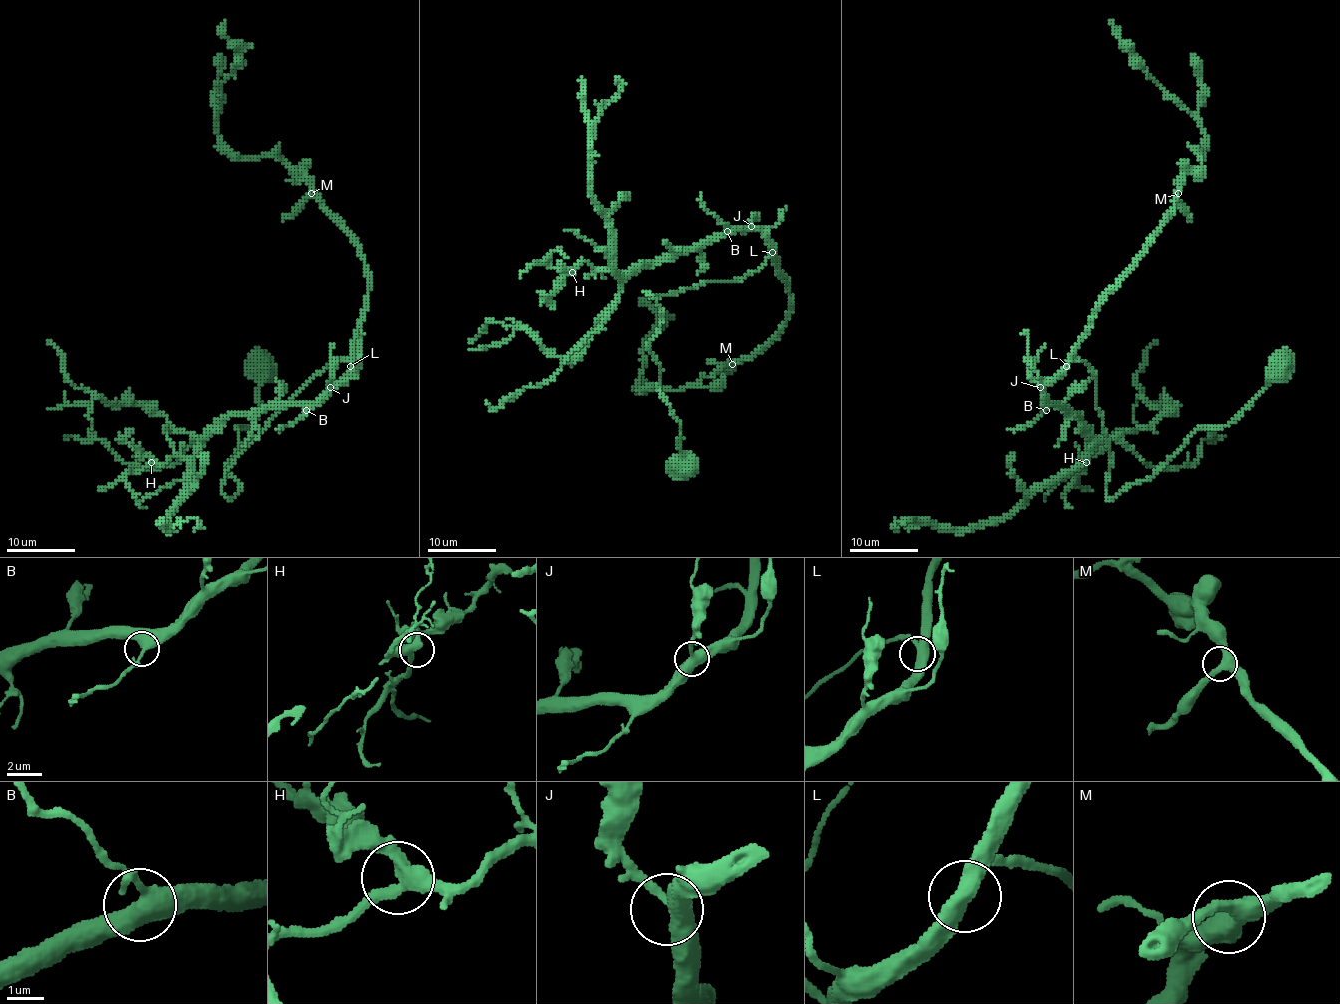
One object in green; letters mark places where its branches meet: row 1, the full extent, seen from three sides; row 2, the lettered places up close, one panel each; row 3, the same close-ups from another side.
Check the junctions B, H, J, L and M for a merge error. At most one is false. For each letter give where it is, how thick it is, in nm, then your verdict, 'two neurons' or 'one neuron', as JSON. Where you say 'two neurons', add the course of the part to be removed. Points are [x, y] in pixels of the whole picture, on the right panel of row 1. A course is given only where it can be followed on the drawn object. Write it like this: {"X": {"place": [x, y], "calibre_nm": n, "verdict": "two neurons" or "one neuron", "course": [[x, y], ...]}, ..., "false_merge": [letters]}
{"B": {"place": [1046, 410], "calibre_nm": 400, "verdict": "one neuron"}, "H": {"place": [1086, 462], "calibre_nm": 360, "verdict": "one neuron"}, "J": {"place": [1040, 387], "calibre_nm": 420, "verdict": "one neuron"}, "L": {"place": [1066, 366], "calibre_nm": 400, "verdict": "one neuron"}, "M": {"place": [1178, 193], "calibre_nm": 420, "verdict": "one neuron"}, "false_merge": []}

